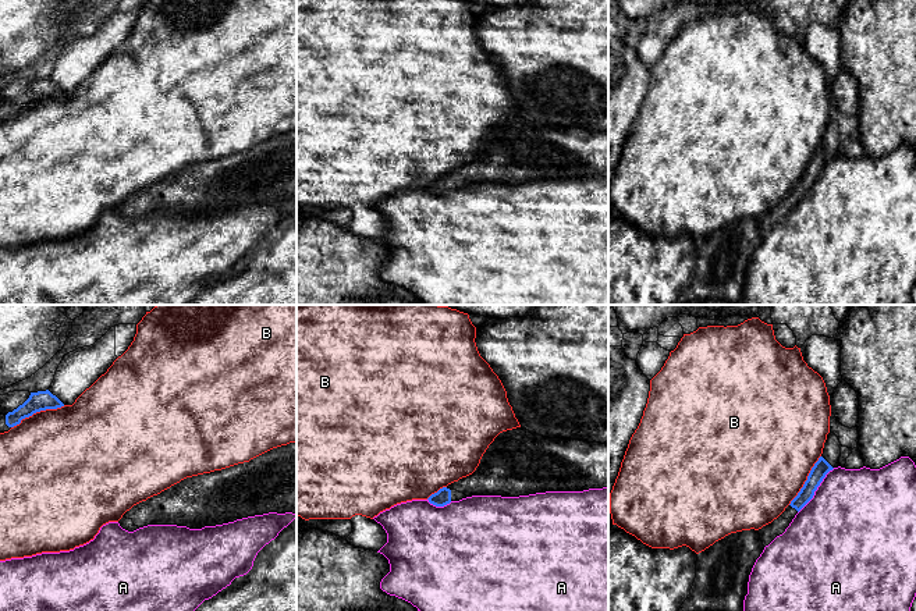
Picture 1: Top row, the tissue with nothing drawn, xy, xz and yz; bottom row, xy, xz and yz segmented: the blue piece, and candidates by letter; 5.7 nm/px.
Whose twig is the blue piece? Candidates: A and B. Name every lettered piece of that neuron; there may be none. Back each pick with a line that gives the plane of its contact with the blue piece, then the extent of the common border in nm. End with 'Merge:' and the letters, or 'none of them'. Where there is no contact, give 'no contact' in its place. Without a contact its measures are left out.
Merge: none of them

